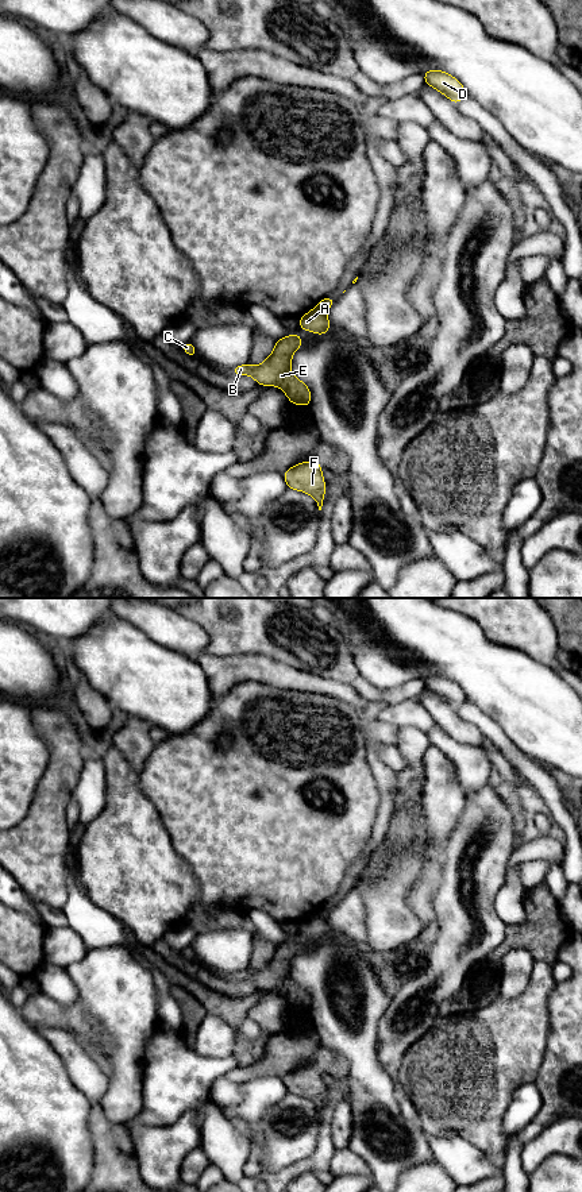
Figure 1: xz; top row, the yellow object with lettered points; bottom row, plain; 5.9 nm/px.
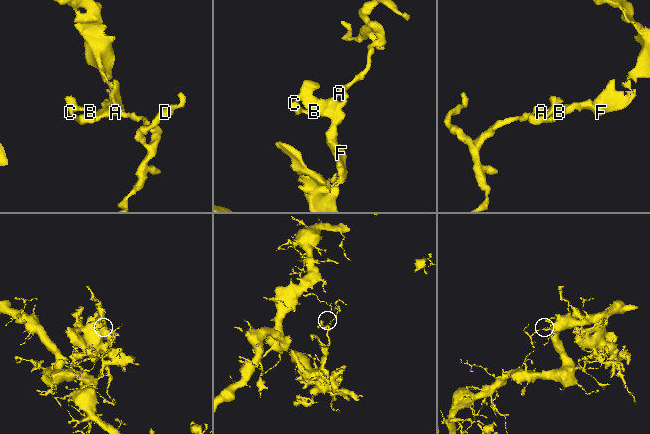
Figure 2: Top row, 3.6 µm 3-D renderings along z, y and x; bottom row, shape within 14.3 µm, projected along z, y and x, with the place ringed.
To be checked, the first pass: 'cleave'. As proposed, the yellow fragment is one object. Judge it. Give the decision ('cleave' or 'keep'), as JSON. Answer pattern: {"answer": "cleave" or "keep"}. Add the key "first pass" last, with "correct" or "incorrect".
{"answer": "cleave", "first pass": "correct"}

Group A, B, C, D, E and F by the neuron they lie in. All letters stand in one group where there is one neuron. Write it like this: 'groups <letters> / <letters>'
groups A B C E F / D

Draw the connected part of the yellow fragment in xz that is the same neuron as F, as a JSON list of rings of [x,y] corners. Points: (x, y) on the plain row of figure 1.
[[[316,1065],[298,1068],[284,1079],[286,1089],[290,1095],[300,1095],[316,1104],[319,1115],[321,1115],[324,1106],[325,1085],[321,1080],[321,1069]]]

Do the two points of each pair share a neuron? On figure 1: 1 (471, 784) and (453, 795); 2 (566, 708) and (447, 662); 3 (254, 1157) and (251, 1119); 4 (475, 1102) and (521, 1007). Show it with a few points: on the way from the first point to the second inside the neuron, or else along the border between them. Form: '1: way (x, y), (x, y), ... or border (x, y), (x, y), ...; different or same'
1: border (450, 759), (466, 798); different
2: way (536, 708), (527, 698), (477, 664); same
3: way (255, 1148), (254, 1129); same
4: way (475, 1079), (475, 1069), (515, 1030); same

